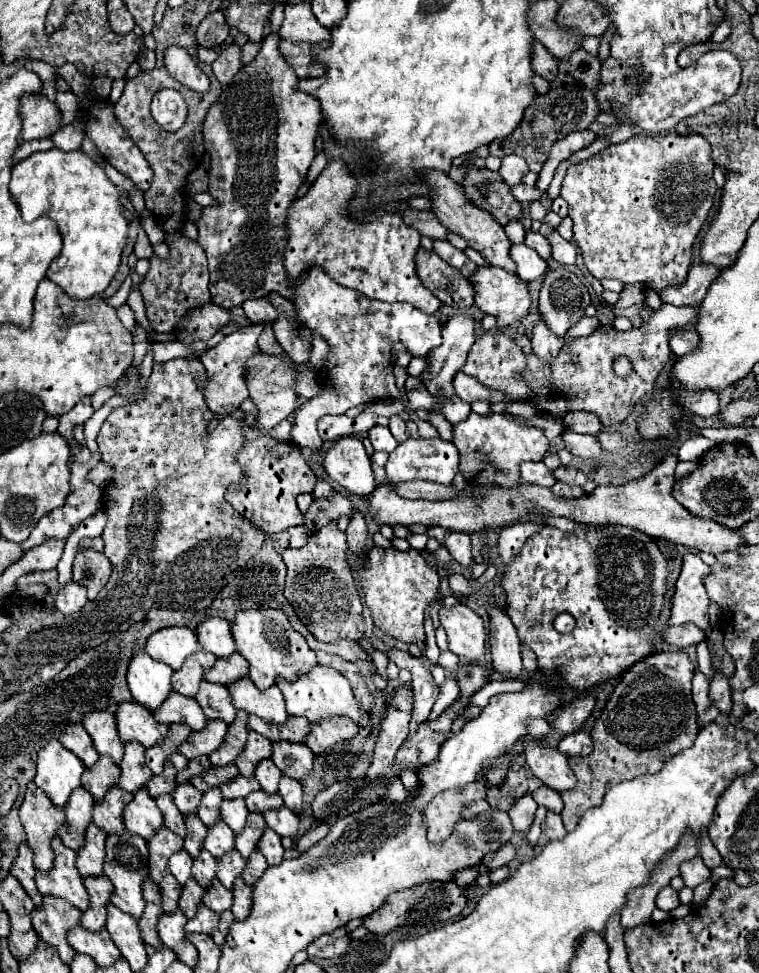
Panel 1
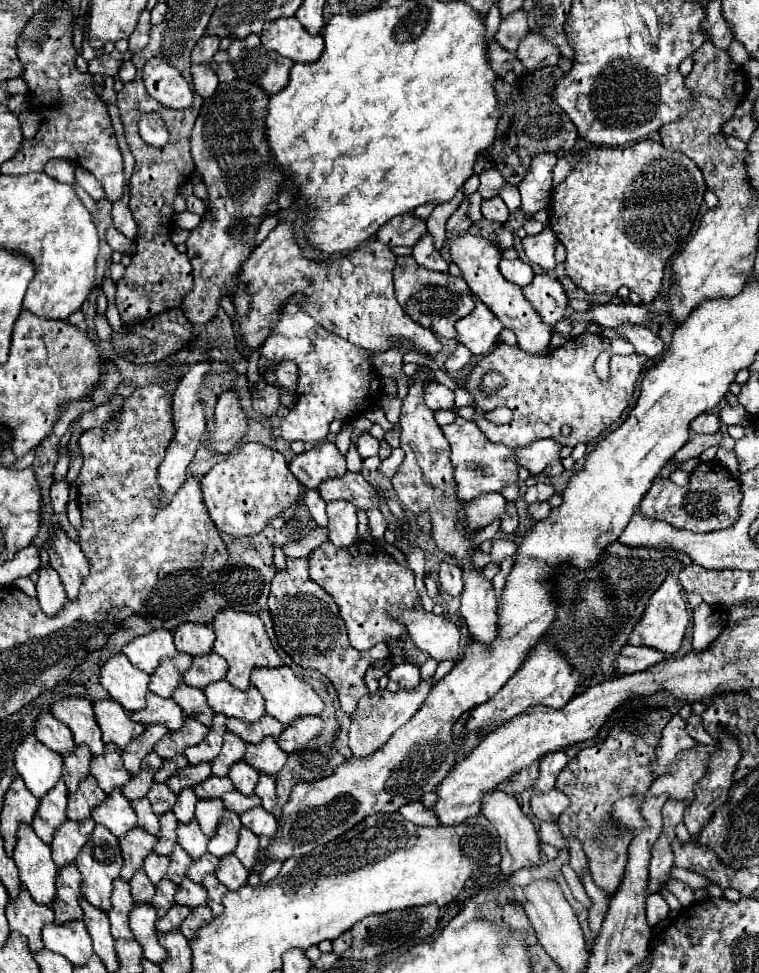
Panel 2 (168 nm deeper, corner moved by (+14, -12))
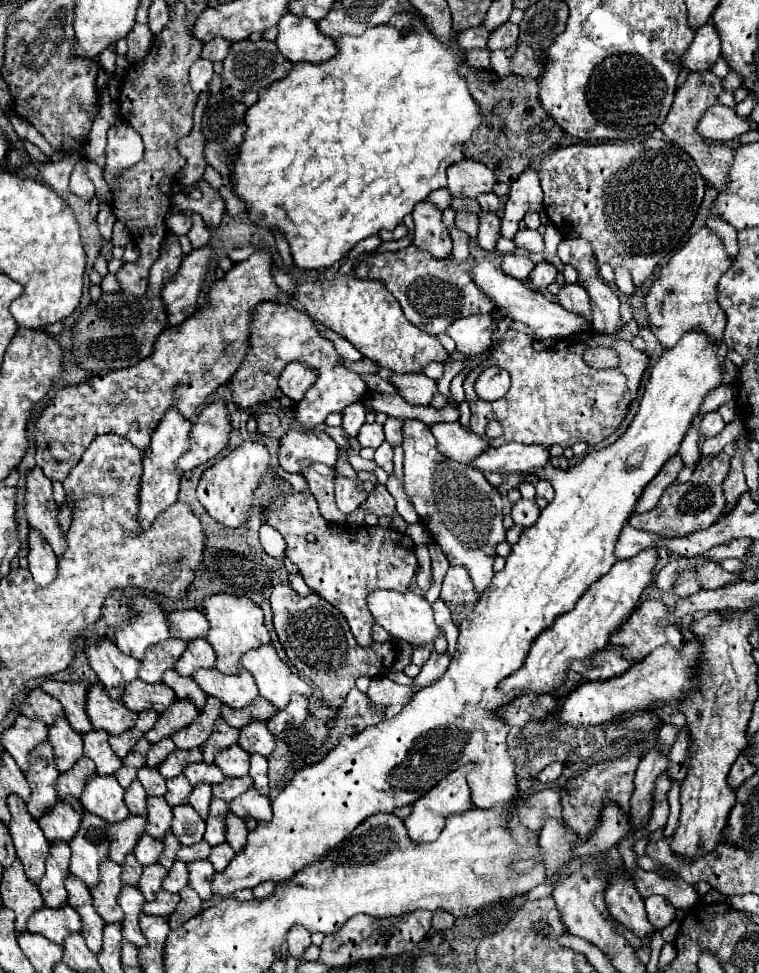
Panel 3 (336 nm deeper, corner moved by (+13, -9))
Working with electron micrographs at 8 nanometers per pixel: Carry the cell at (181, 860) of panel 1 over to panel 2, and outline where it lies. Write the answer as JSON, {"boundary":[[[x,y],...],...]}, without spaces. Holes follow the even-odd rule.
{"boundary":[[[156,852],[148,854],[144,860],[144,872],[148,874],[148,878],[152,880],[152,884],[156,884],[158,880],[162,880],[166,876],[166,868],[168,868],[168,858],[160,856]]]}

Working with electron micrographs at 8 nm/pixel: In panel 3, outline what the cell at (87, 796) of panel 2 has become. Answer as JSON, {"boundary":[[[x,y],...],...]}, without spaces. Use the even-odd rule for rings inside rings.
{"boundary":[[[81,757],[75,767],[63,775],[59,775],[59,781],[57,781],[57,791],[59,791],[59,799],[67,799],[67,797],[75,797],[79,799],[83,789],[85,789],[85,783],[95,775],[95,763],[87,757]]]}

